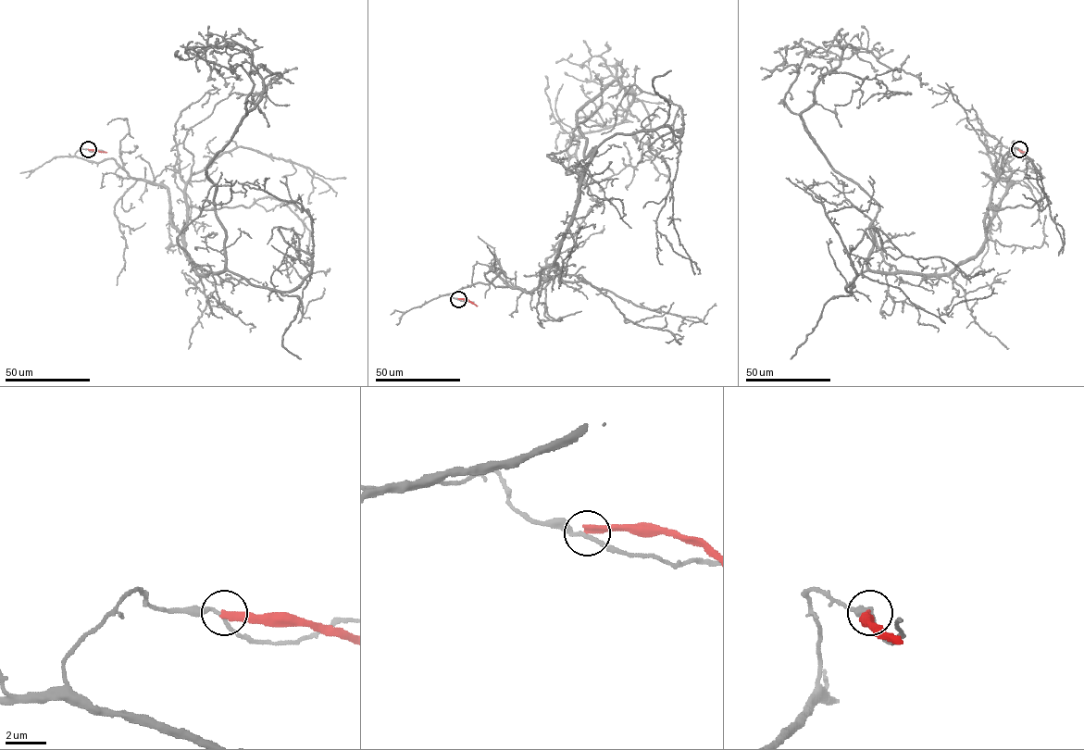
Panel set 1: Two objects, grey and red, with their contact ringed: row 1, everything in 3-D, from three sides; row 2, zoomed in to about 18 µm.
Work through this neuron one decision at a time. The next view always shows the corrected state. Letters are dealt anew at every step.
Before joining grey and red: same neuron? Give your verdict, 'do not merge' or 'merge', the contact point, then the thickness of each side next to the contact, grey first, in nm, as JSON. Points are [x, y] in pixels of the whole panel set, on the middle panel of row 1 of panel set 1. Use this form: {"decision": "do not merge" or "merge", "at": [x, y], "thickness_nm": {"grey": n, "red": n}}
{"decision": "do not merge", "at": [458, 299], "thickness_nm": {"grey": 160, "red": 320}}

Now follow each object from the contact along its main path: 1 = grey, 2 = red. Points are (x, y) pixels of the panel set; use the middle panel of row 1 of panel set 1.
1: (458, 299), (499, 276), (539, 285), (596, 152), (577, 112), (617, 81), (627, 115), (576, 151), (612, 200)
2: (458, 299), (465, 299), (477, 306)

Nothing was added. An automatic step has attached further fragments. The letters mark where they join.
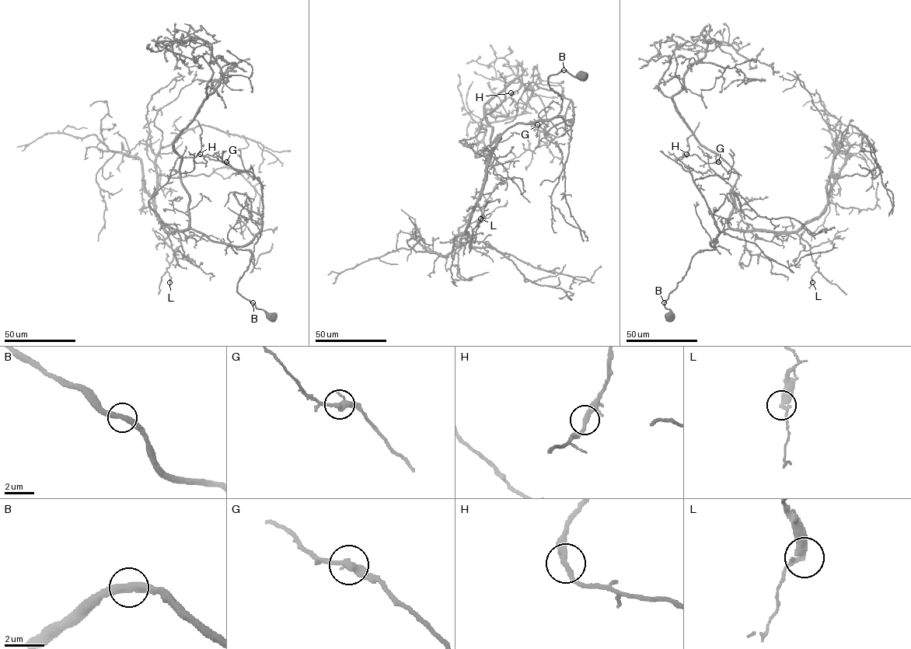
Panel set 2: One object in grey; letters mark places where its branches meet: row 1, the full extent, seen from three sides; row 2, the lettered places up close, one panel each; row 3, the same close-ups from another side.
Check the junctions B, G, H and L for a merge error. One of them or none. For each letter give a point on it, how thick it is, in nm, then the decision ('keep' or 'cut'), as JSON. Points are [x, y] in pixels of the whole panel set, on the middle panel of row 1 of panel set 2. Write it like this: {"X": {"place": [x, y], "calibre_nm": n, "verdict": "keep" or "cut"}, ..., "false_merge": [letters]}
{"B": {"place": [563, 70], "calibre_nm": 400, "verdict": "keep"}, "G": {"place": [537, 124], "calibre_nm": 300, "verdict": "keep"}, "H": {"place": [511, 92], "calibre_nm": 280, "verdict": "keep"}, "L": {"place": [480, 218], "calibre_nm": 340, "verdict": "keep"}, "false_merge": []}

